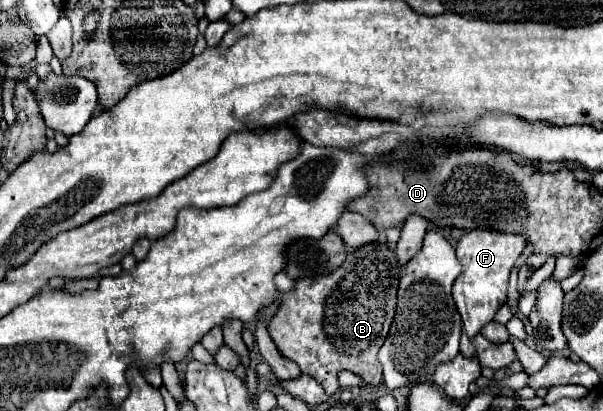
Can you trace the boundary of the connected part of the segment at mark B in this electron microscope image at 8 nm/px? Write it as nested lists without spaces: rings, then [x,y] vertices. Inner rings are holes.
[[[370,242],[348,252],[344,266],[322,278],[298,278],[294,288],[282,294],[278,312],[268,324],[268,332],[278,350],[294,360],[300,370],[322,384],[326,394],[340,390],[336,374],[350,370],[364,382],[378,386],[382,366],[376,358],[388,336],[396,312],[396,282],[400,266],[388,242]]]

